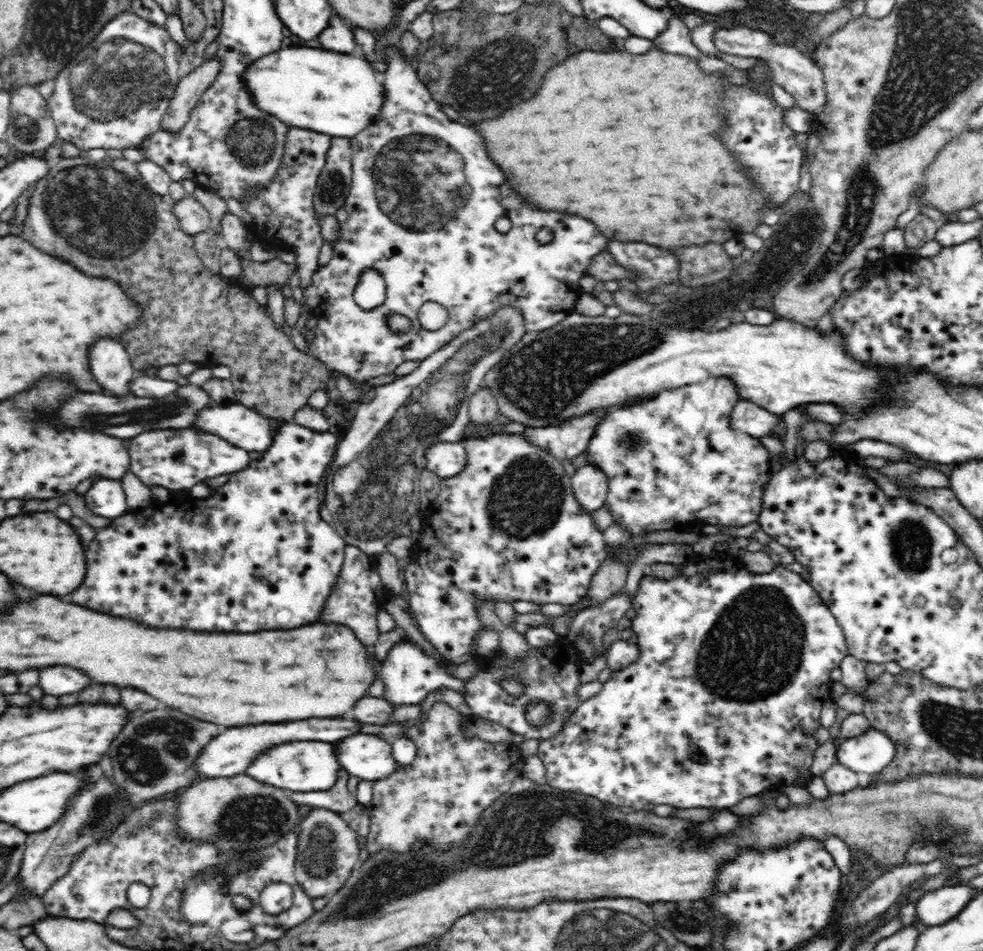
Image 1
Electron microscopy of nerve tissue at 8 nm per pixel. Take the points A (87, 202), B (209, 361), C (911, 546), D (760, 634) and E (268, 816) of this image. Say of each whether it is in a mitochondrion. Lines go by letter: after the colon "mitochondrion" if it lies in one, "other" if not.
A: mitochondrion
B: other
C: mitochondrion
D: mitochondrion
E: mitochondrion

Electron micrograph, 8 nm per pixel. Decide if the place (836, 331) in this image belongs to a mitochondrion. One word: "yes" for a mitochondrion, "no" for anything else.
no

